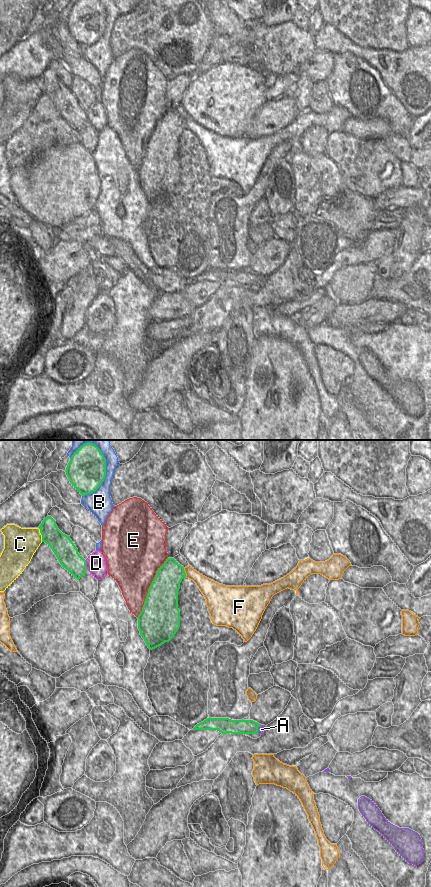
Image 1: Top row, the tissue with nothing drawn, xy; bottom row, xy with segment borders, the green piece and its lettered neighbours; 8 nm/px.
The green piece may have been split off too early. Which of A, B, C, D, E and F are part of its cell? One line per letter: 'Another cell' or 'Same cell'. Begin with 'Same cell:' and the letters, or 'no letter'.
Same cell: no letter
A: Another cell
B: Another cell
C: Another cell
D: Another cell
E: Another cell
F: Another cell

